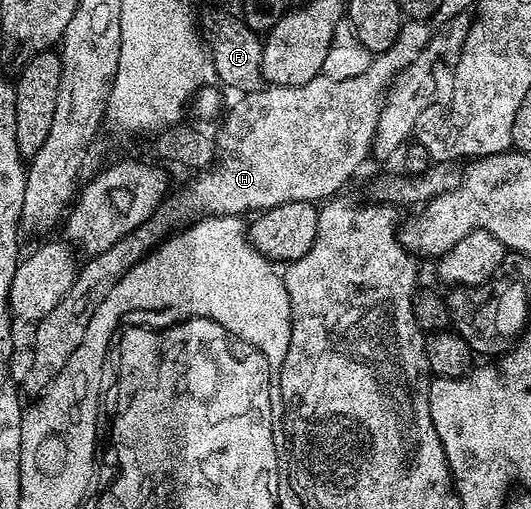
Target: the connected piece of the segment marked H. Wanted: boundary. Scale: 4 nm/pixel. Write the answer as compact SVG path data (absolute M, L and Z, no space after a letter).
M405 20L398 31L398 39L394 39L394 43L385 53L375 54L370 67L366 67L366 71L354 79L330 79L321 75L310 79L310 83L302 83L302 87L268 85L255 89L252 93L237 96L237 101L229 109L227 106L219 122L220 130L214 133L216 160L207 169L197 172L193 176L196 178L185 189L178 190L176 194L173 192L161 201L160 208L146 223L130 231L130 235L118 239L114 247L89 256L88 262L79 266L73 286L62 297L62 301L48 315L36 322L37 334L31 347L34 367L30 367L30 375L26 375L22 382L23 396L35 399L46 387L50 387L50 383L54 383L62 367L68 365L70 355L74 355L78 343L82 343L82 335L86 335L90 315L97 313L98 303L102 303L102 299L110 295L112 288L120 282L125 273L129 273L143 257L152 252L157 243L163 241L177 227L183 227L207 216L235 217L245 215L244 213L252 215L257 211L282 207L282 203L324 203L335 198L339 194L336 192L359 171L360 164L370 157L381 104L391 90L396 76L407 65L414 63L418 55L422 55L426 43L433 35L433 30L427 29L428 27L422 21Z

